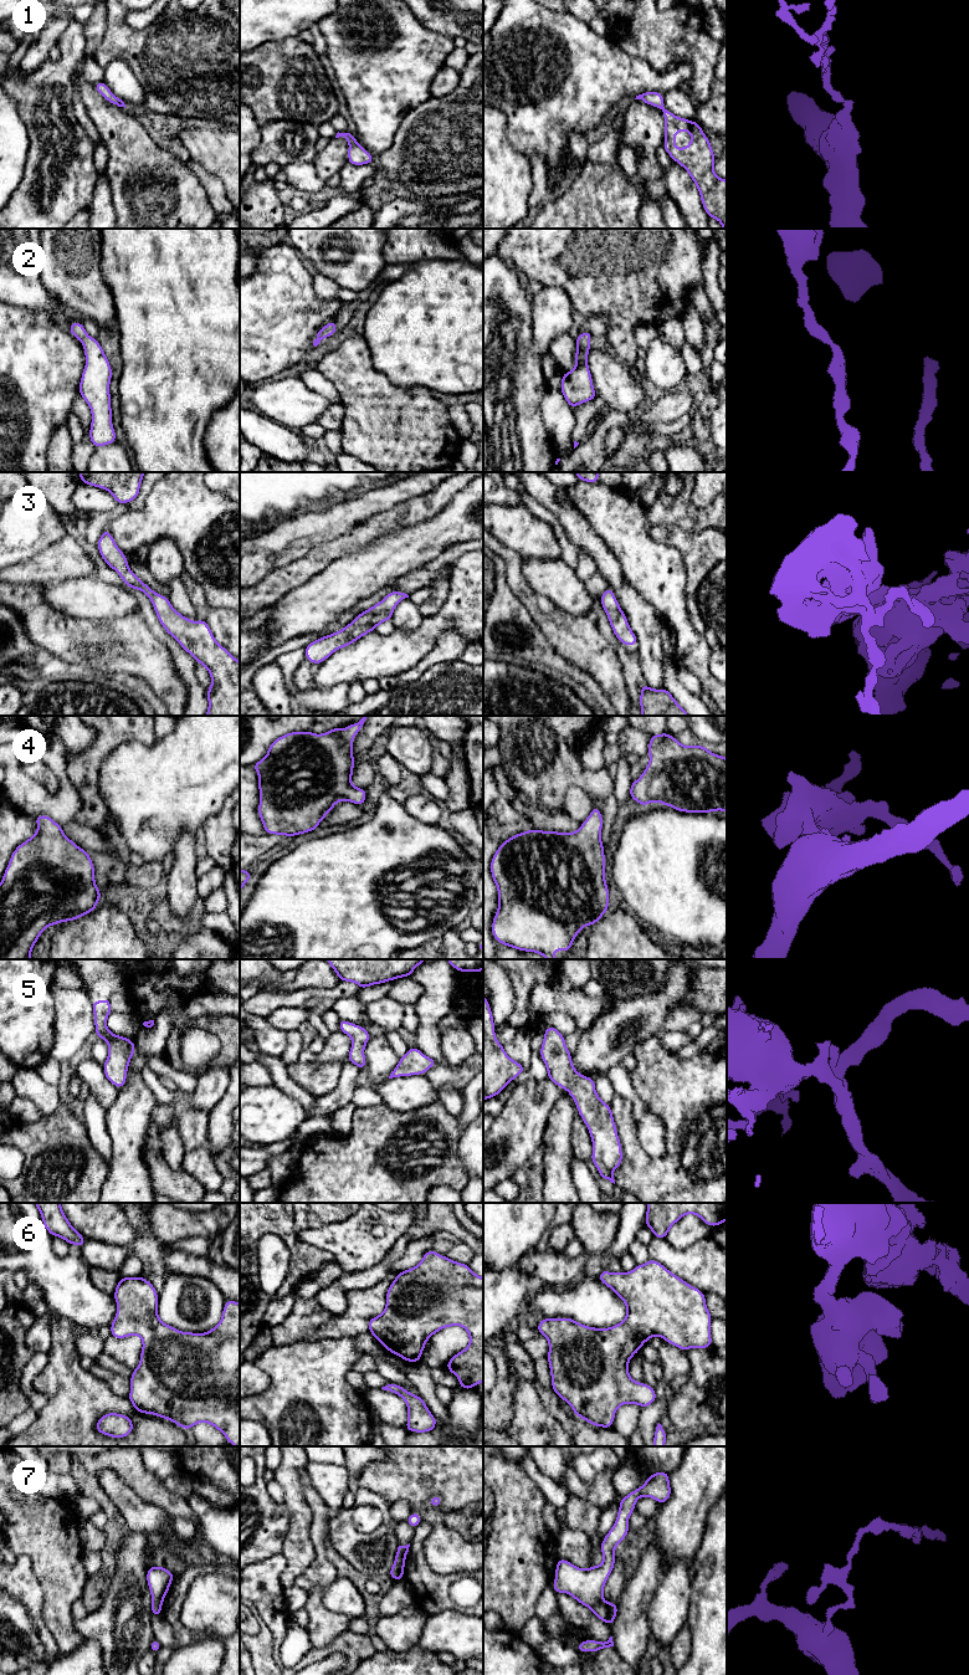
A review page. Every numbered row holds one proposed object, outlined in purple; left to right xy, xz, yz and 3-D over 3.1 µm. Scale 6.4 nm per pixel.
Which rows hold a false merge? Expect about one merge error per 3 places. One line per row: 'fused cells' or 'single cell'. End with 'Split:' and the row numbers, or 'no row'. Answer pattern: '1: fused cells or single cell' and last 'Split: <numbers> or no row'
1: single cell
2: single cell
3: single cell
4: single cell
5: single cell
6: single cell
7: fused cells
Split: 7

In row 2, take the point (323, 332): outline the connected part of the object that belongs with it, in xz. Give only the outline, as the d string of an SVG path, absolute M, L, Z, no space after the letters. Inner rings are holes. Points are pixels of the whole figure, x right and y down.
M334 319L329 322L327 326L322 327L317 333L316 339L313 340L313 345L317 347L323 338L333 335L337 331L337 326L337 321Z

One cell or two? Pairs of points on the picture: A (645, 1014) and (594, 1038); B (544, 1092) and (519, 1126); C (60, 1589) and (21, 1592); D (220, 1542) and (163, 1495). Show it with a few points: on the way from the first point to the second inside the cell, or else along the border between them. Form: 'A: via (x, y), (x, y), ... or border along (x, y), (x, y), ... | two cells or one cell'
A: via (632, 1019), (606, 1038) | one cell
B: via (536, 1101), (528, 1109), (524, 1117) | one cell
C: border along (30, 1563), (32, 1574), (41, 1589), (41, 1620) | two cells
D: border along (185, 1499), (198, 1520), (199, 1537) | two cells

